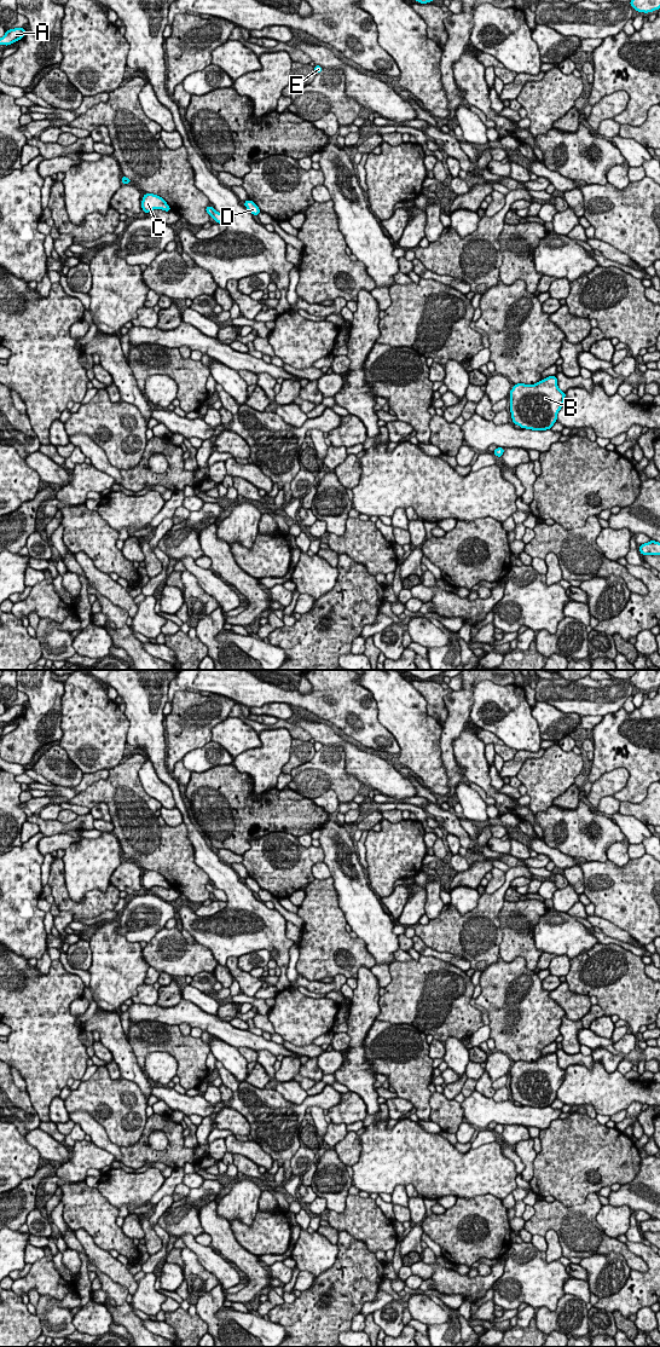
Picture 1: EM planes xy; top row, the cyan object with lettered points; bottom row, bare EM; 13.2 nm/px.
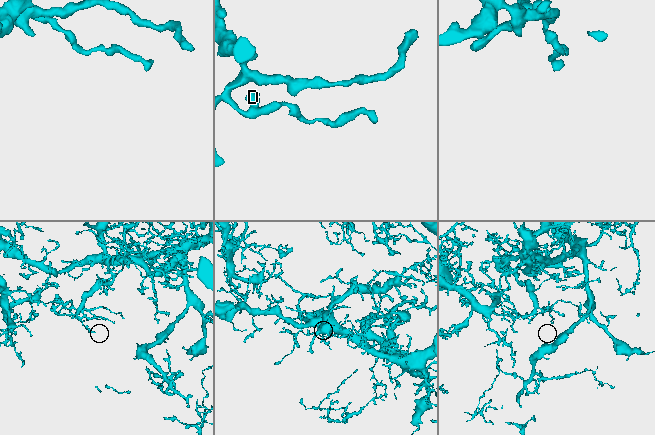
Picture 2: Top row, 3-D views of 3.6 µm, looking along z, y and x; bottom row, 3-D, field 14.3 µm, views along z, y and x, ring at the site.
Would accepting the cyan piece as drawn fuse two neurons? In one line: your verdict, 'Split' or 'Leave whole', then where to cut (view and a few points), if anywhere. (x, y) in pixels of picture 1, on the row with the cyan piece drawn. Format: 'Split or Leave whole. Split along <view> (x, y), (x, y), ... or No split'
Leave whole. No split

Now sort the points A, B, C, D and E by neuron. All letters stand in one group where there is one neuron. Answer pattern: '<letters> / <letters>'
A B C D E

